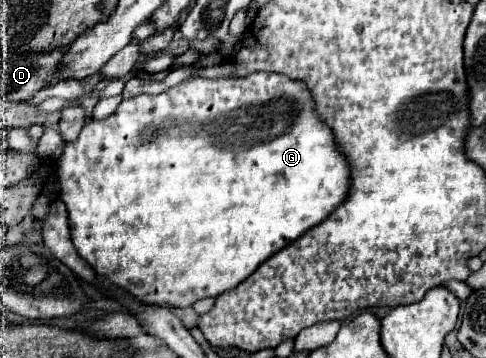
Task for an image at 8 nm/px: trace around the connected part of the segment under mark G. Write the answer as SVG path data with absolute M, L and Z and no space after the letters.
M254 72L244 78L190 78L178 86L150 96L140 94L122 100L112 116L106 120L90 120L78 140L64 144L64 152L58 160L60 172L60 198L68 210L68 224L72 242L76 242L78 254L94 268L102 278L120 286L130 296L144 304L166 304L166 306L192 306L196 300L208 296L220 296L226 290L234 290L244 282L266 258L294 242L306 230L326 220L334 208L338 208L350 188L350 166L346 156L332 138L330 126L316 114L314 96L302 80L292 80L276 72Z

